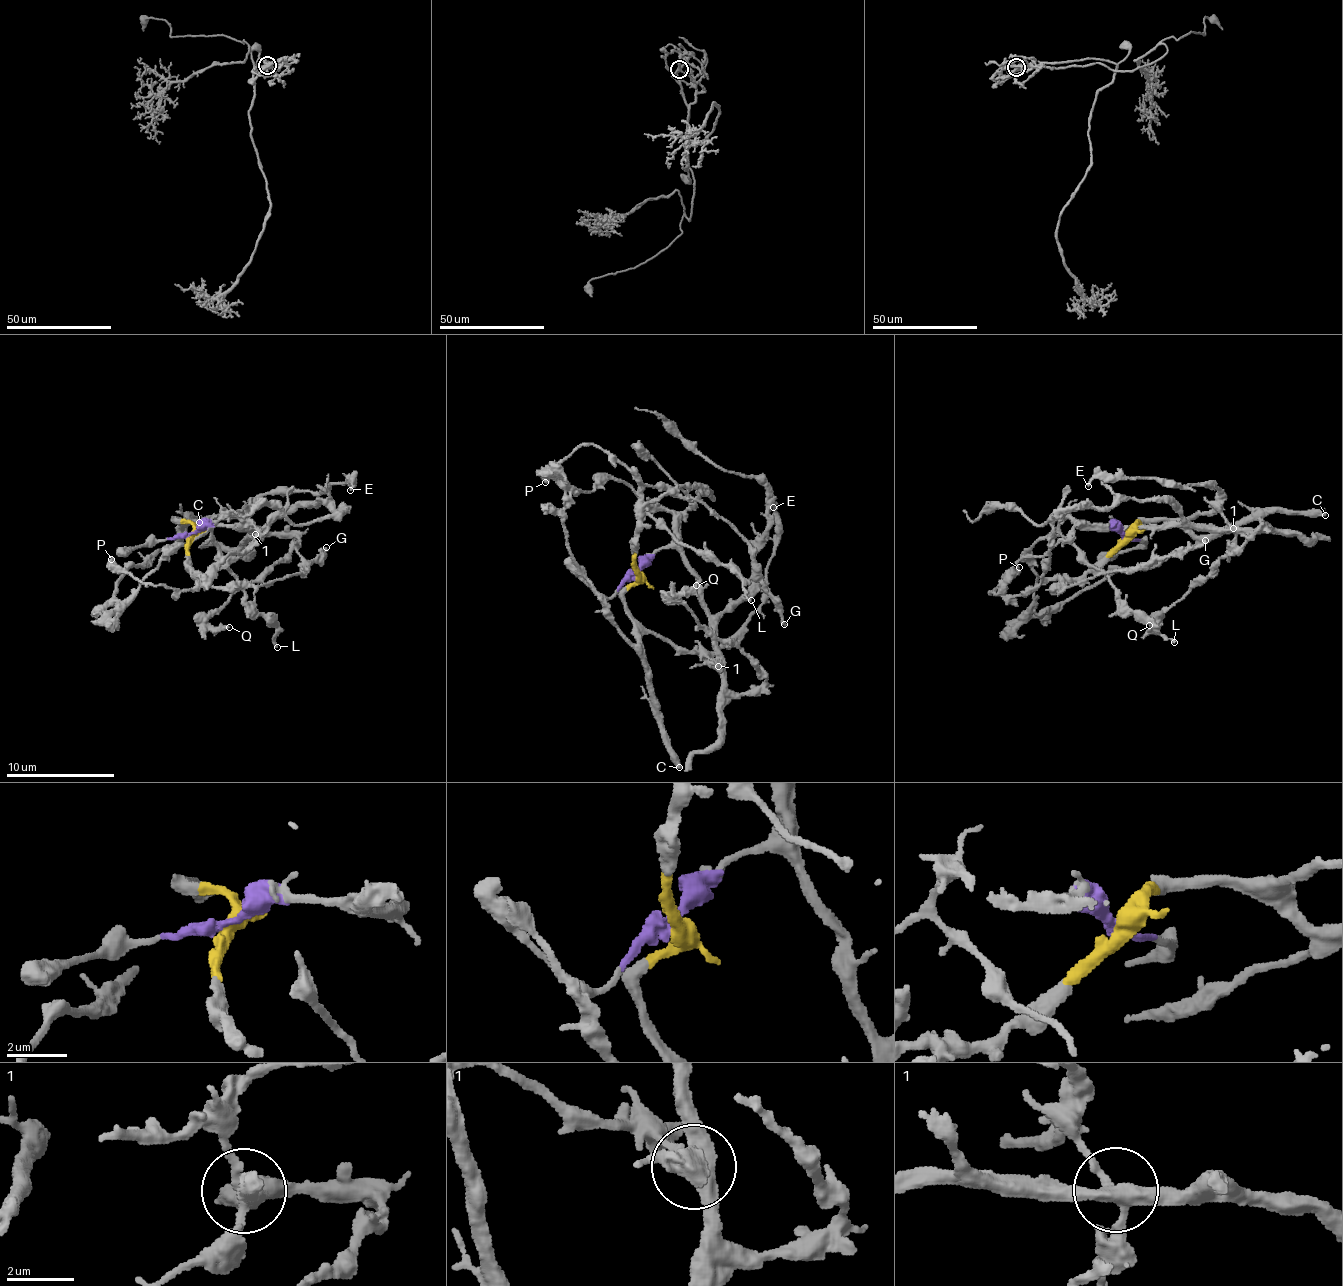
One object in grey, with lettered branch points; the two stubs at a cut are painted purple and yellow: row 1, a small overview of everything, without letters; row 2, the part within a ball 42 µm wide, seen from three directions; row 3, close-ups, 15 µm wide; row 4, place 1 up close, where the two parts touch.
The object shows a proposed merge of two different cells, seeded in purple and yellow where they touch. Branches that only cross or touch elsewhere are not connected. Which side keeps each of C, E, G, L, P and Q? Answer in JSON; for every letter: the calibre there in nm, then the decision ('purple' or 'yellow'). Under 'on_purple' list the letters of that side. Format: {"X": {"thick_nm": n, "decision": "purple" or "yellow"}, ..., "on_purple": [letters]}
{"C": {"thick_nm": 460, "decision": "yellow"}, "E": {"thick_nm": 170, "decision": "yellow"}, "G": {"thick_nm": 200, "decision": "yellow"}, "L": {"thick_nm": 150, "decision": "purple"}, "P": {"thick_nm": 500, "decision": "yellow"}, "Q": {"thick_nm": 400, "decision": "purple"}, "on_purple": ["L", "Q"]}

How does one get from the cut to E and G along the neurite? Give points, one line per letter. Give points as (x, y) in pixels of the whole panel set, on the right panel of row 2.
E: (1127, 536), (1144, 521), (1170, 520), (1209, 513), (1214, 510), (1217, 490), (1120, 478), (1094, 478), (1087, 486)
G: (1127, 536), (1094, 569), (1067, 577), (1057, 590), (1119, 570), (1149, 565), (1205, 539)

